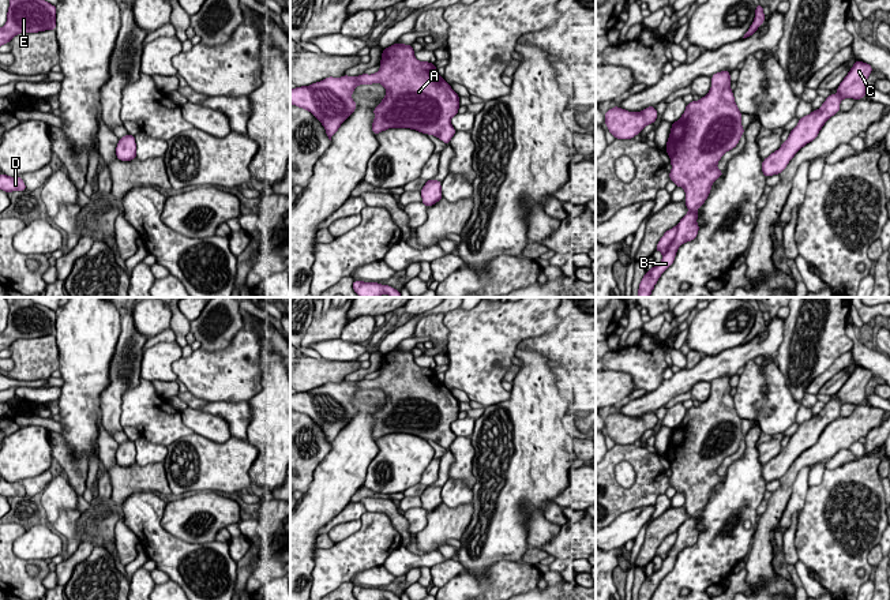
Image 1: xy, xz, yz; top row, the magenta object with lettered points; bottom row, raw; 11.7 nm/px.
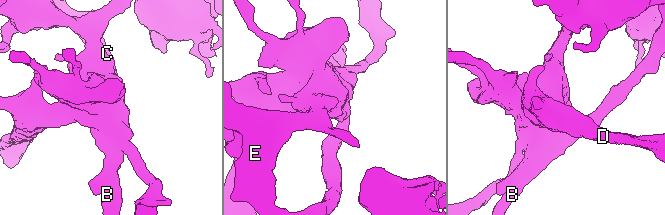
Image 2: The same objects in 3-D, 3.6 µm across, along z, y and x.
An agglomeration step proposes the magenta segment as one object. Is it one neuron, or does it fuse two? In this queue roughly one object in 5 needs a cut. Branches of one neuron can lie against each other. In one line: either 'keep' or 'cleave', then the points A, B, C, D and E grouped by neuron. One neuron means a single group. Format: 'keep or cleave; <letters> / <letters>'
keep; A B C D E

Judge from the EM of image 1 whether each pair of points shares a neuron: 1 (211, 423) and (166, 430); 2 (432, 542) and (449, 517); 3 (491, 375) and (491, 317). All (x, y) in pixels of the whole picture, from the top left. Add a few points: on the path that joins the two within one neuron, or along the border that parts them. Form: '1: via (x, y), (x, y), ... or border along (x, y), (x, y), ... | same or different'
1: border along (180, 412), (181, 420), (192, 431) | different
2: via (434, 536), (444, 522) | same
3: via (491, 360), (491, 332) | same

